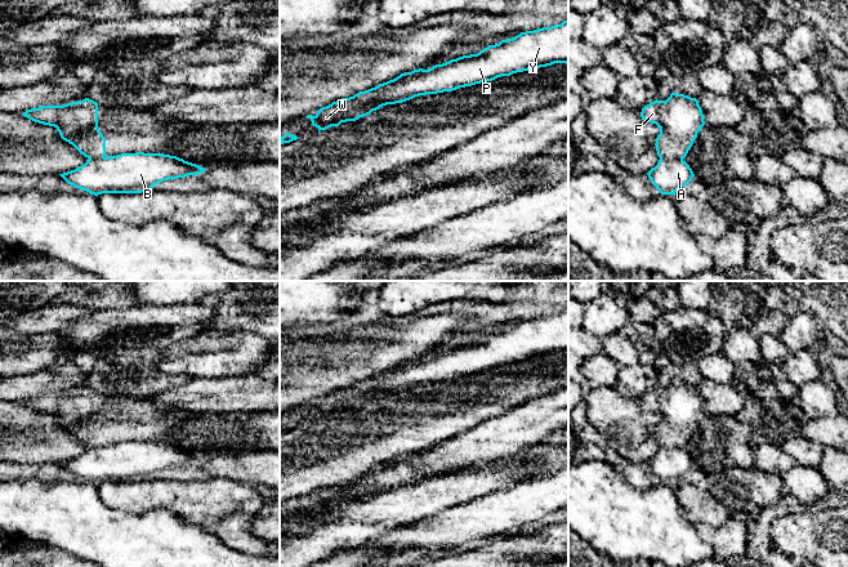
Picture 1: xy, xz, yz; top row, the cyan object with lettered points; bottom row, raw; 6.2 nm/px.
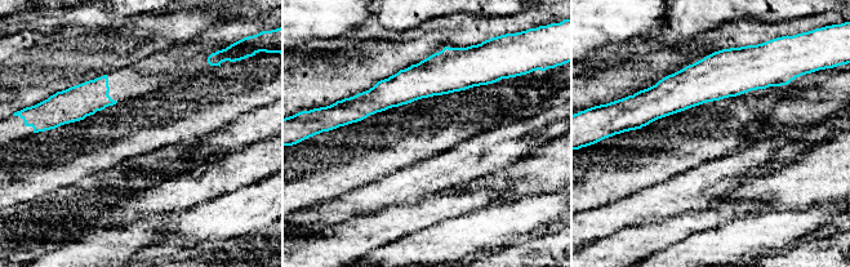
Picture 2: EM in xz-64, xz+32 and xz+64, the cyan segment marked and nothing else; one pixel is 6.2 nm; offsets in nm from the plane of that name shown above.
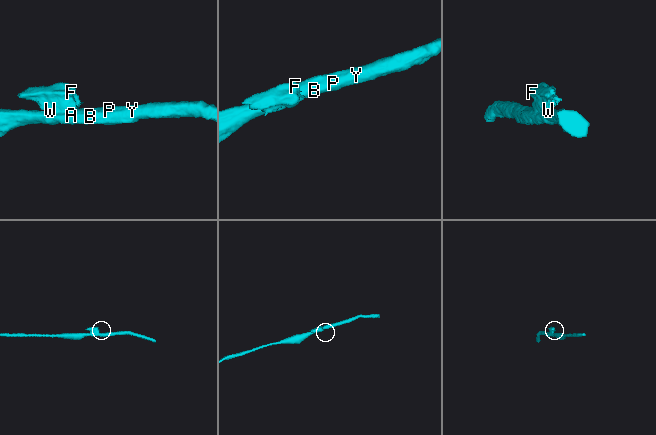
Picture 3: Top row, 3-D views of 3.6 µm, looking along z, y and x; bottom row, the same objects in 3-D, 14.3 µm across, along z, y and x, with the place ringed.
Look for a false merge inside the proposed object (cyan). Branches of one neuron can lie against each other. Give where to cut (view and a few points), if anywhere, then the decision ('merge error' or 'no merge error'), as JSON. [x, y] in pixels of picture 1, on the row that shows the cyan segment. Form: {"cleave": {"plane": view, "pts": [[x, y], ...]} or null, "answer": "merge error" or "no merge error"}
{"cleave": {"plane": "yz", "pts": [[660, 157], [677, 157], [682, 160]]}, "answer": "merge error"}

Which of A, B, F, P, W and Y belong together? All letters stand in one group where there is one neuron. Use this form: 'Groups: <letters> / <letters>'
Groups: A B P Y / F W

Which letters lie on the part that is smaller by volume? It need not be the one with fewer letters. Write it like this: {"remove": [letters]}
{"remove": ["F", "W"]}

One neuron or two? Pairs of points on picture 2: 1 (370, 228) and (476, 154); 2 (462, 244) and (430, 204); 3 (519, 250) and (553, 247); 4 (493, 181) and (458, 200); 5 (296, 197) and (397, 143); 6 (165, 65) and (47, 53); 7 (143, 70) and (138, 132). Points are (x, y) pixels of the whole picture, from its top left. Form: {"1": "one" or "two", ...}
{"1": "two", "2": "two", "3": "one", "4": "two", "5": "one", "6": "two", "7": "two"}

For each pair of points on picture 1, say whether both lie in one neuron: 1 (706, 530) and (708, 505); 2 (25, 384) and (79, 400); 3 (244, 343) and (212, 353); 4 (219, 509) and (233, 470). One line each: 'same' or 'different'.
1: different
2: different
3: same
4: different

